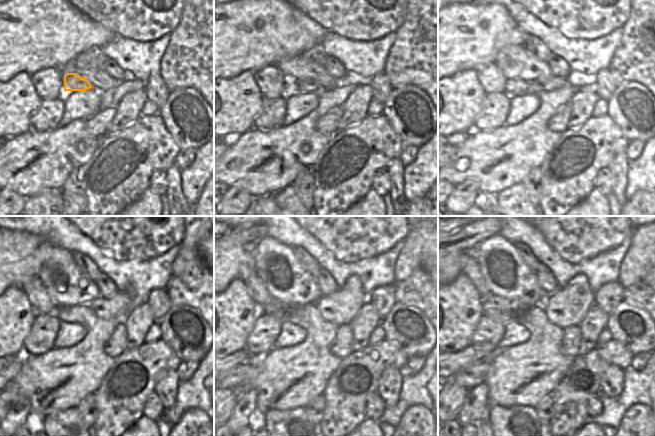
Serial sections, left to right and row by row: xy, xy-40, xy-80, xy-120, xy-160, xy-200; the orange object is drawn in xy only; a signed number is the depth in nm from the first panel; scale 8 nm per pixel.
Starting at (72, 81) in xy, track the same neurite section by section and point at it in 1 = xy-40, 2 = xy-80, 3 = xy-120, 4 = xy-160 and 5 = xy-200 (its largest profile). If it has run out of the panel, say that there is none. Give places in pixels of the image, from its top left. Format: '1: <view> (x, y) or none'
1: xy-40 (302, 86)
2: xy-80 (554, 83)
3: xy-120 (117, 307)
4: xy-160 (339, 308)
5: xy-200 (565, 306)

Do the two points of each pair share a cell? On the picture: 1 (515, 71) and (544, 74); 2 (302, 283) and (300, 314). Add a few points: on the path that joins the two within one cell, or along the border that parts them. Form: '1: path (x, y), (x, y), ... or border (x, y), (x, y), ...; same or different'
1: path (522, 71), (537, 72); same
2: border (313, 302), (293, 308); different

